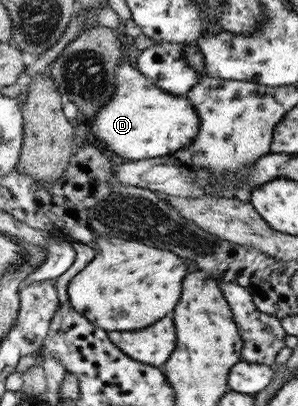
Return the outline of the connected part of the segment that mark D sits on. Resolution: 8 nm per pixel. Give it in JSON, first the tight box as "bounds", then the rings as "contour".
{"bounds":[89,47,201,161],"contour":[[[123,47],[121,52],[121,63],[115,71],[115,93],[107,105],[89,119],[95,141],[100,141],[101,147],[127,161],[167,156],[193,144],[201,125],[194,103],[185,96],[166,93],[166,90],[159,88],[151,78],[126,61]]]}

